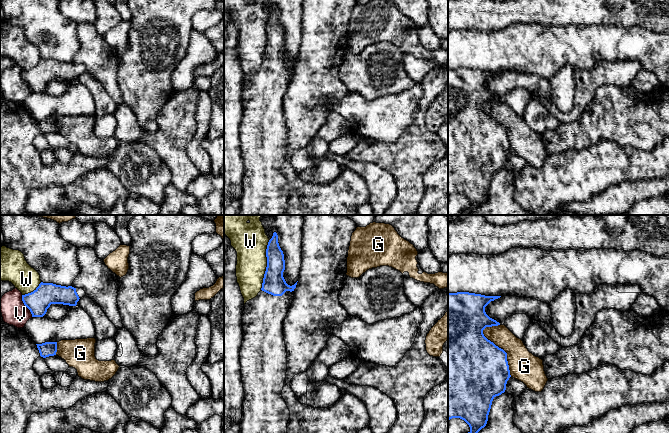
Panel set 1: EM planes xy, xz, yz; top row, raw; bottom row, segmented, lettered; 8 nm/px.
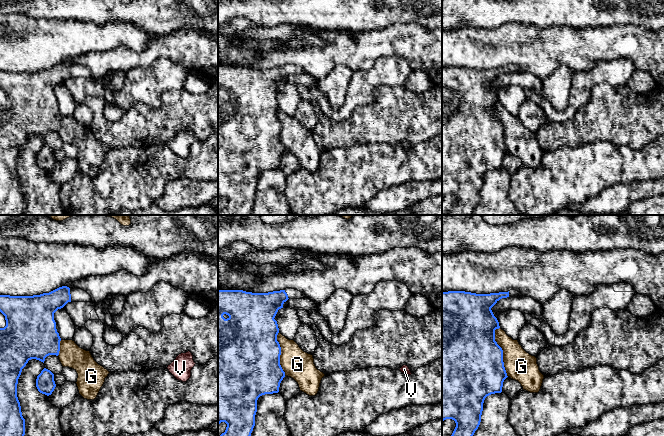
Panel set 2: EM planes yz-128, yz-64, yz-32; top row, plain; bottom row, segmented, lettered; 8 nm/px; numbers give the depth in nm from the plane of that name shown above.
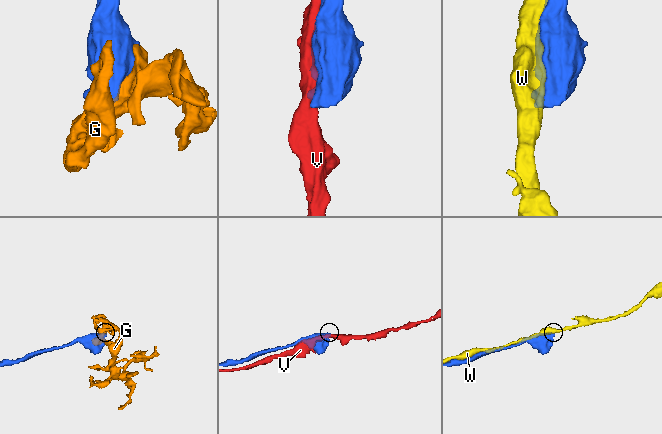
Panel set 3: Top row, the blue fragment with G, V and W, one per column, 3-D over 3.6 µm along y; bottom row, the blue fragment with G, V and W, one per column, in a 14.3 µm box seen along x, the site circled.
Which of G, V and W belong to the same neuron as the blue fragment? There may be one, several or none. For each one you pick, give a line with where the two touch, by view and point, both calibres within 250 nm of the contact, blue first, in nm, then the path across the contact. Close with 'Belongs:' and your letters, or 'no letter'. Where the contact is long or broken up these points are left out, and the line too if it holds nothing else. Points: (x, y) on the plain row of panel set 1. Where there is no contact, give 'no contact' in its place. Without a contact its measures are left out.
Belongs: no letter

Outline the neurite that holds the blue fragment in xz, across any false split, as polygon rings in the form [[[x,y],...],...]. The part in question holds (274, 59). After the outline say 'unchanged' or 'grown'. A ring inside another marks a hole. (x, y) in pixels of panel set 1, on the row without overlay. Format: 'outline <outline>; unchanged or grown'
outline [[[276,8],[268,18],[266,33],[267,43],[261,67],[245,79],[242,90],[240,139],[245,174],[238,215],[284,215],[290,195],[290,187],[281,171],[287,148],[283,100],[294,75],[297,58],[290,62],[283,53],[285,36]]]; grown

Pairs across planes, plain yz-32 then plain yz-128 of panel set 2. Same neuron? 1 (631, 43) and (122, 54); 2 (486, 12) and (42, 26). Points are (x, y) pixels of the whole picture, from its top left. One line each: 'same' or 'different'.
1: same
2: different

